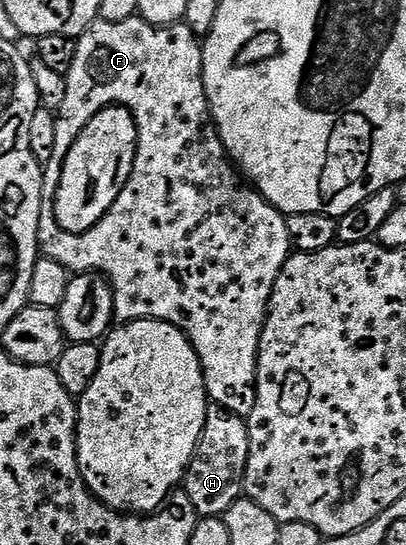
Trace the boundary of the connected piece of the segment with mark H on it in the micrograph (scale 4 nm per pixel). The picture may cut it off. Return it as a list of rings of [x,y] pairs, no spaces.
[[[210,406],[197,454],[185,470],[183,493],[201,517],[221,517],[242,498],[249,456],[249,425],[231,409]]]

